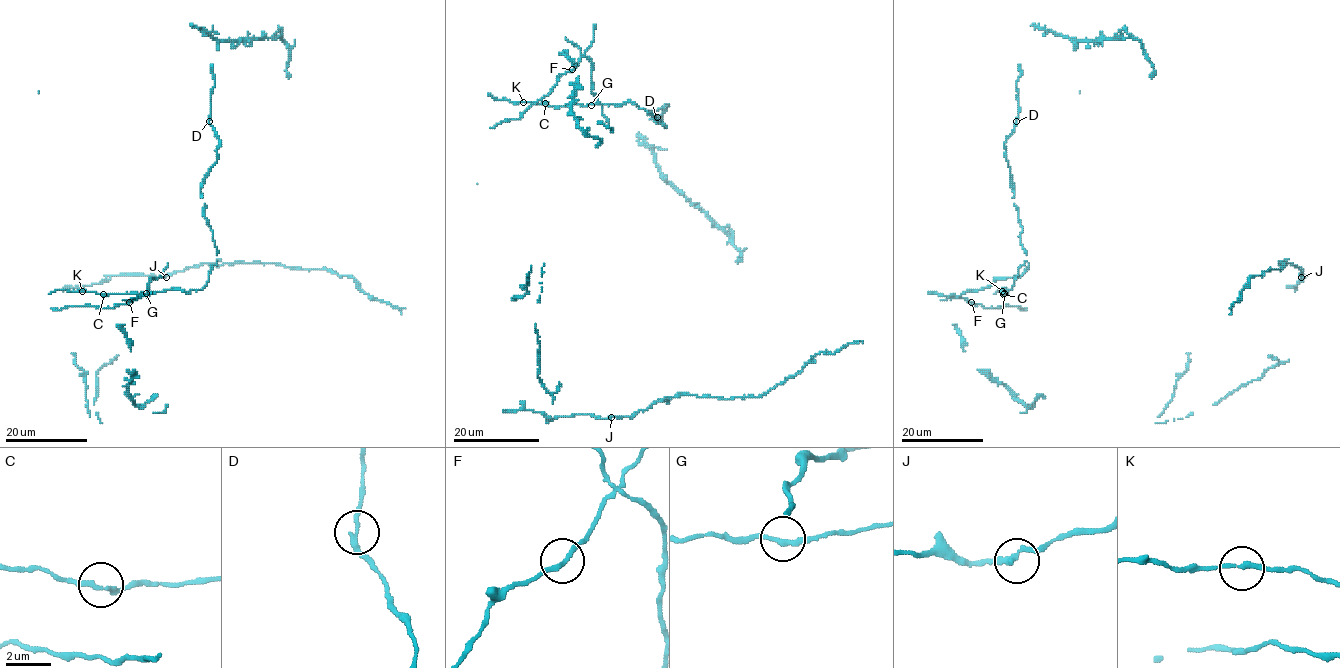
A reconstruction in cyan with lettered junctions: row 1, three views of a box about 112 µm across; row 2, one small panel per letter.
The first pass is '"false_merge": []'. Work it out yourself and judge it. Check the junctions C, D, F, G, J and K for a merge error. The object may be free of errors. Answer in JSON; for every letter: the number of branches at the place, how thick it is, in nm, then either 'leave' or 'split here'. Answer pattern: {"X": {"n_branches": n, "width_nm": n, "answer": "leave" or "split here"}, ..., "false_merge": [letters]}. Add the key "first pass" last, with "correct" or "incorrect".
{"C": {"n_branches": 2, "width_nm": 200, "answer": "leave"}, "D": {"n_branches": 2, "width_nm": 200, "answer": "split here"}, "F": {"n_branches": 2, "width_nm": 200, "answer": "leave"}, "G": {"n_branches": 2, "width_nm": 200, "answer": "leave"}, "J": {"n_branches": 2, "width_nm": 220, "answer": "leave"}, "K": {"n_branches": 2, "width_nm": 200, "answer": "leave"}, "false_merge": ["D"], "first pass": "incorrect"}

